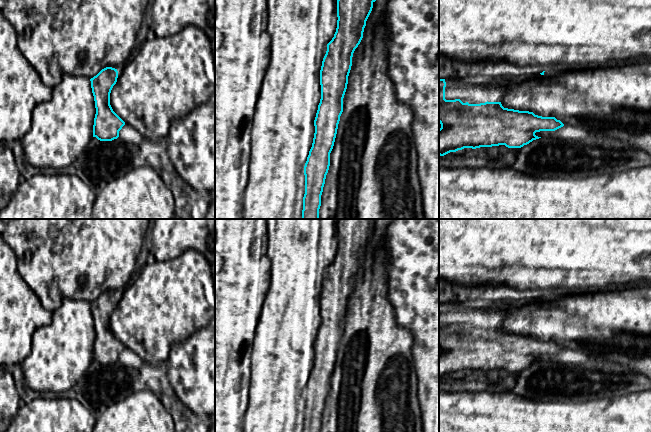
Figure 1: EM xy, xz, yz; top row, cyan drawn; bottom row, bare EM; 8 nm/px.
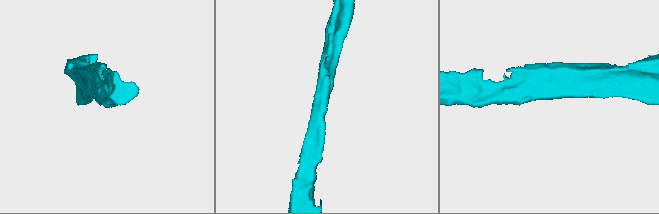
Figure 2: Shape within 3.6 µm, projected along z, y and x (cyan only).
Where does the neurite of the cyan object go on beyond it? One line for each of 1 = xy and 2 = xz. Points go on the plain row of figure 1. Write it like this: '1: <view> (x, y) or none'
1: none
2: none

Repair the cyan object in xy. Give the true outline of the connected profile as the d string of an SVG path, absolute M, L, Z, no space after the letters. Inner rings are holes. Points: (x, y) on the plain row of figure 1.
M106 291L90 303L96 332L93 361L100 365L117 363L119 355L125 349L125 346L113 335L110 329L110 317L117 302L117 293Z

